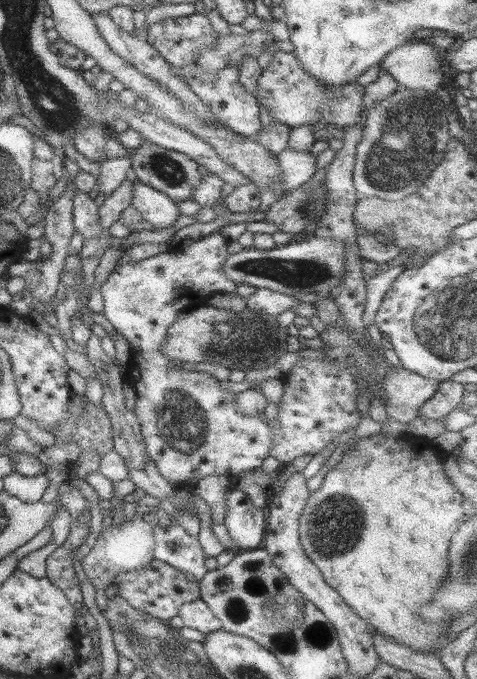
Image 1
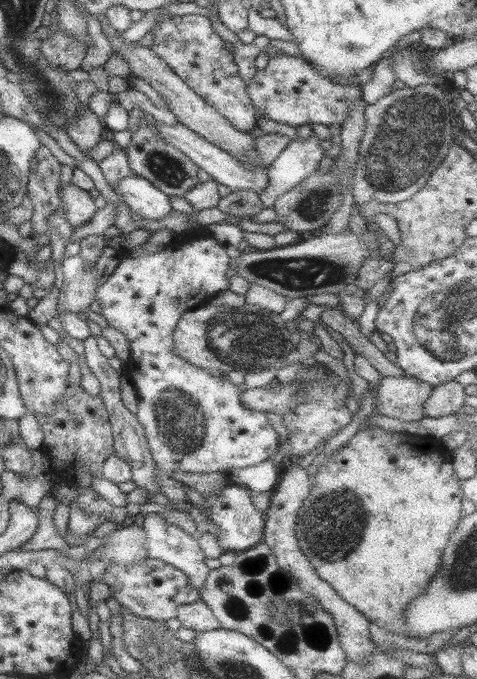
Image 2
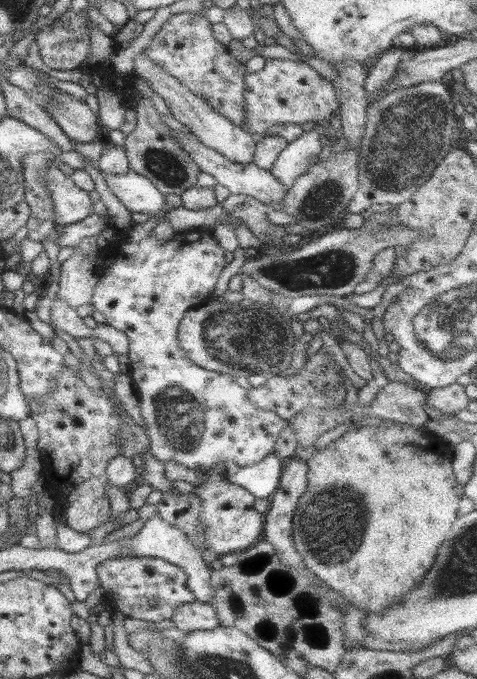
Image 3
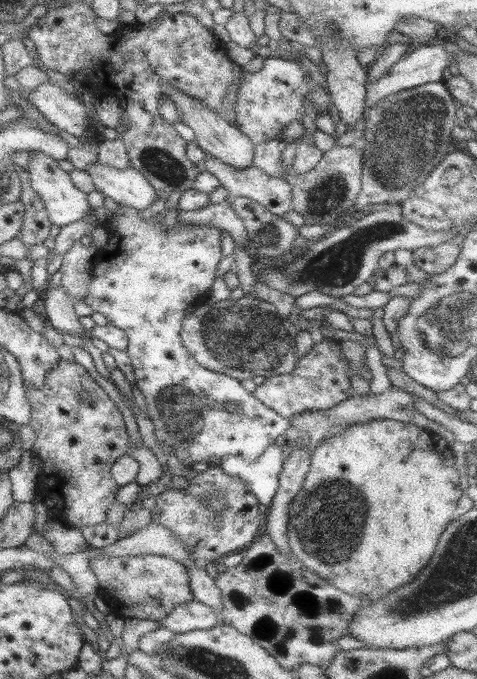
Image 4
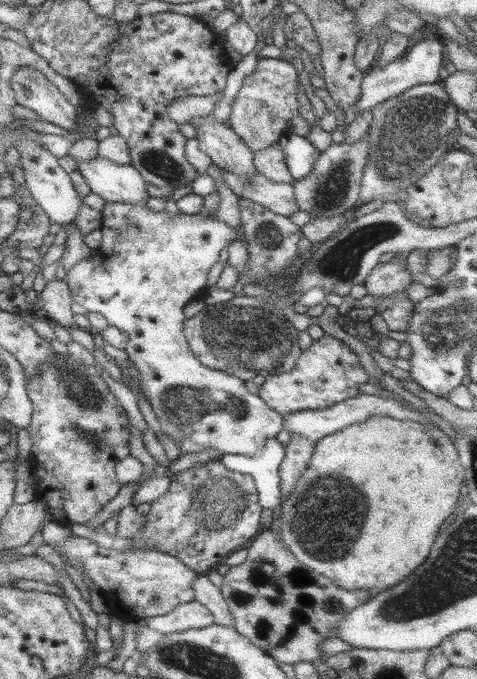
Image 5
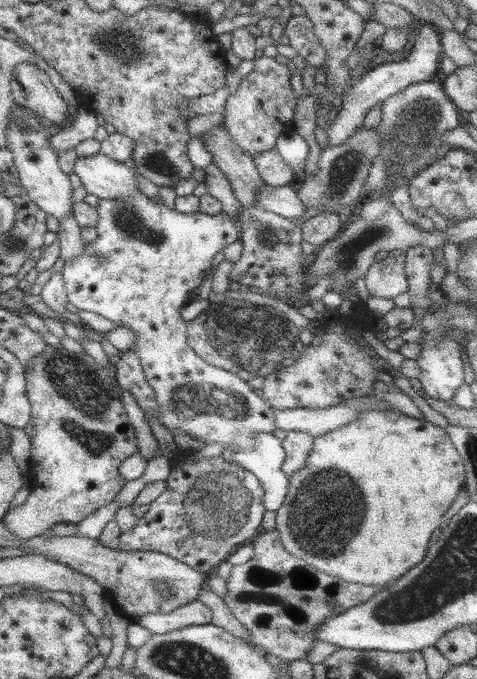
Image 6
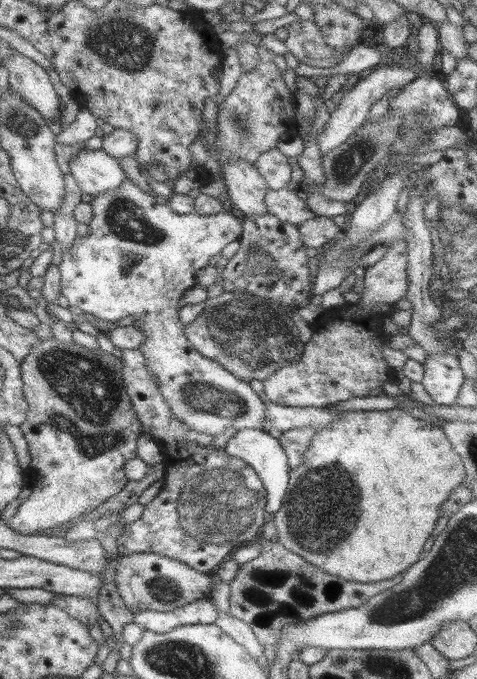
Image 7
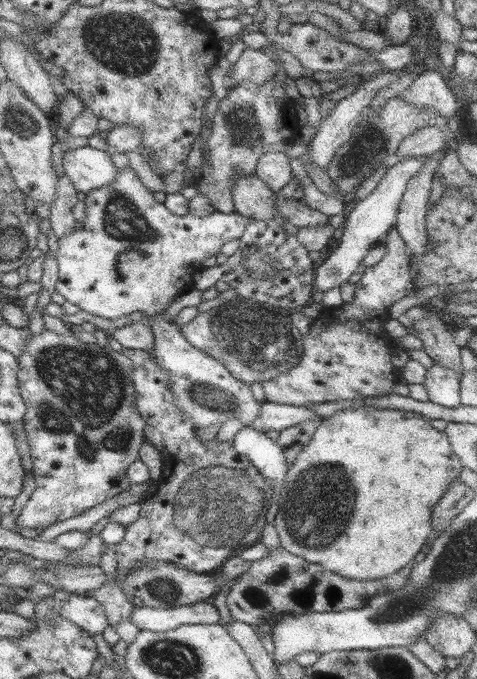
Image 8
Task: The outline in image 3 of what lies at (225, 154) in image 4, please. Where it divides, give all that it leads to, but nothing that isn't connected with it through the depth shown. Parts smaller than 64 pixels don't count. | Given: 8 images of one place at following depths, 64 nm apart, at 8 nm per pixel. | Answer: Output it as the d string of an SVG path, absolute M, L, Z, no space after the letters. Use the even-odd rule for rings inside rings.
M140 53L135 57L133 74L136 74L148 83L150 89L156 92L158 96L162 96L174 118L188 128L190 133L198 137L198 140L204 146L220 151L230 161L240 164L252 162L256 150L256 142L252 136L244 132L242 128L235 126L224 116L217 114L202 98L196 97L170 74L163 72L161 66L151 62L145 54Z

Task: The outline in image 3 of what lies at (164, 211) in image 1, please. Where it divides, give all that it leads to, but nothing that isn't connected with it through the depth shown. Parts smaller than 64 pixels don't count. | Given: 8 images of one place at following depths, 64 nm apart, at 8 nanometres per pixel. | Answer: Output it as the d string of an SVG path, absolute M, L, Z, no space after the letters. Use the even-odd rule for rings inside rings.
M130 170L127 174L109 176L102 173L107 186L120 202L137 218L158 214L165 204L165 196L144 176Z

